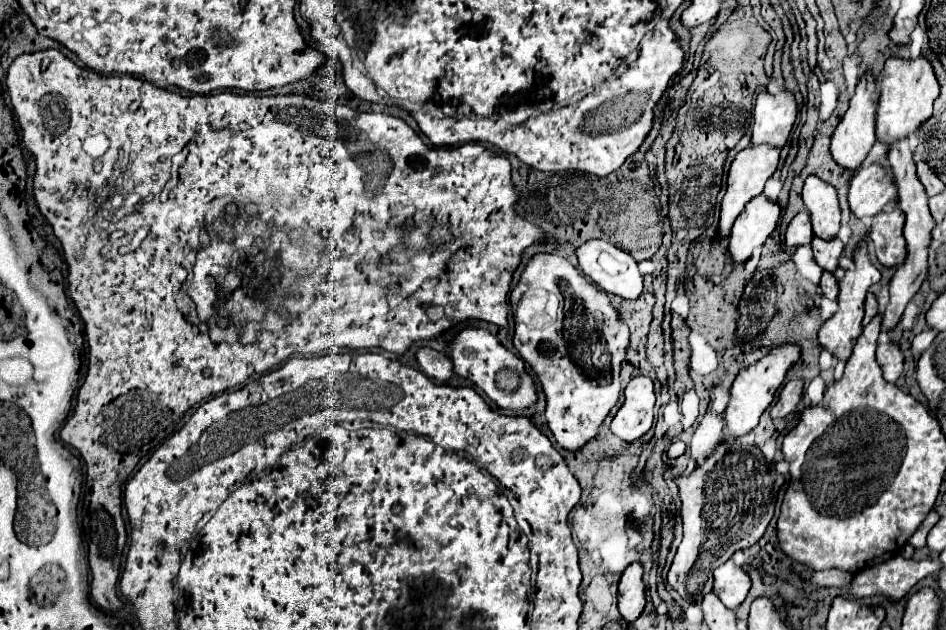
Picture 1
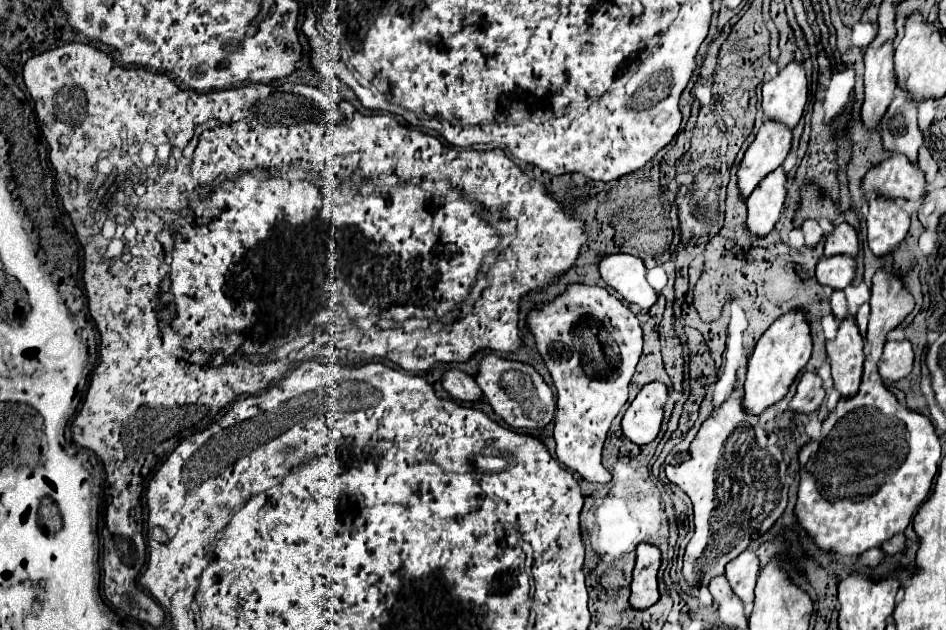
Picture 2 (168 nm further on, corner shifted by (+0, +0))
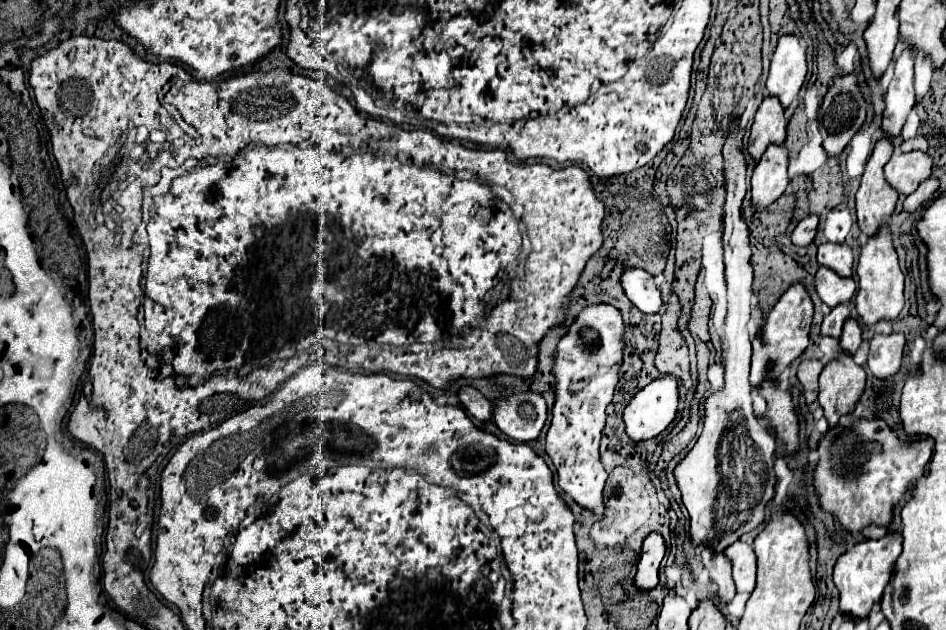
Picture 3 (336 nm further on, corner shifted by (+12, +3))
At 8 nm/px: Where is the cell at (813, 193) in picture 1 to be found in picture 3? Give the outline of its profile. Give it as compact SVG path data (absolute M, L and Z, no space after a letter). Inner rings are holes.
M820 244L818 248L818 262L820 266L830 268L842 278L852 276L852 250L846 244Z

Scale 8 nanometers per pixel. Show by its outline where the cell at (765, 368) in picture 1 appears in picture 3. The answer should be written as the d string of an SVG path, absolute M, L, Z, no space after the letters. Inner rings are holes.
M792 284L776 302L776 306L772 308L772 312L768 314L760 334L752 340L752 372L750 372L750 380L752 386L756 388L762 380L766 378L778 378L784 368L796 360L808 346L808 336L810 336L810 324L812 324L812 316L814 316L814 304L810 300L808 290L804 288L804 284ZM768 364L774 364L772 370L768 370Z

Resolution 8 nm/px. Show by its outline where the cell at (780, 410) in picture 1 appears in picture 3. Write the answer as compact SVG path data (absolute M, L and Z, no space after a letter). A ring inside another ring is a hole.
M802 360L800 366L798 366L798 380L802 382L804 386L804 396L806 396L806 402L812 404L816 398L818 398L818 376L824 368L824 362L822 360Z

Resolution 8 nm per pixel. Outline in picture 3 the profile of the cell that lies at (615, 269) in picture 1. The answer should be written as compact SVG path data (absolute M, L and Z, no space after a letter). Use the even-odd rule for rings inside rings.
M632 268L622 274L622 288L630 302L644 314L658 314L664 300L660 288L654 282L654 276L646 270Z

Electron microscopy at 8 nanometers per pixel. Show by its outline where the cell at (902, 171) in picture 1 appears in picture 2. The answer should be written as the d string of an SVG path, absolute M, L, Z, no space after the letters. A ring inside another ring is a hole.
M896 91L894 101L890 103L886 115L882 117L882 143L890 153L902 153L910 159L912 165L918 167L918 149L924 139L916 123L916 103L908 103L900 91Z

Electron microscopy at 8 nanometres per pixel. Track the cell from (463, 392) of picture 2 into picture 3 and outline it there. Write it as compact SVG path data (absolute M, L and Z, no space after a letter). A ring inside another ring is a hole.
M464 386L460 392L458 392L458 398L460 402L466 406L466 410L480 422L490 422L494 418L492 414L492 404L476 390L476 388L470 388L470 386Z

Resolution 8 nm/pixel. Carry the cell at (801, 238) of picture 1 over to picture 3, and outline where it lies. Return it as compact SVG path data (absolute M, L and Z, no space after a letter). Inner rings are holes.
M814 214L806 216L804 220L800 220L798 226L794 228L792 236L790 236L792 244L796 244L796 246L808 246L808 244L812 244L812 240L816 236L816 230L818 230L818 222L820 222L820 218L814 216Z

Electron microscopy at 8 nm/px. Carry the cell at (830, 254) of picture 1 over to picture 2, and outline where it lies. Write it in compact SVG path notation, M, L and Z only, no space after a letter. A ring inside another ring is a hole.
M850 255L822 257L816 265L816 279L832 289L844 289L856 277L856 263Z

